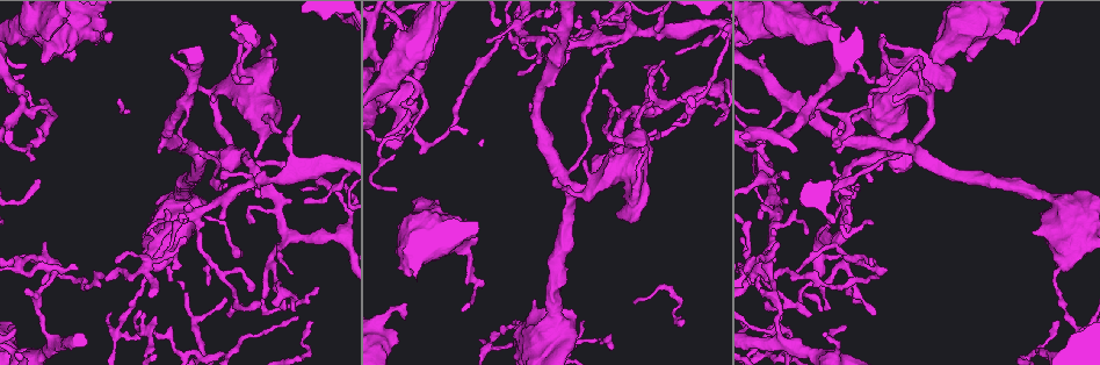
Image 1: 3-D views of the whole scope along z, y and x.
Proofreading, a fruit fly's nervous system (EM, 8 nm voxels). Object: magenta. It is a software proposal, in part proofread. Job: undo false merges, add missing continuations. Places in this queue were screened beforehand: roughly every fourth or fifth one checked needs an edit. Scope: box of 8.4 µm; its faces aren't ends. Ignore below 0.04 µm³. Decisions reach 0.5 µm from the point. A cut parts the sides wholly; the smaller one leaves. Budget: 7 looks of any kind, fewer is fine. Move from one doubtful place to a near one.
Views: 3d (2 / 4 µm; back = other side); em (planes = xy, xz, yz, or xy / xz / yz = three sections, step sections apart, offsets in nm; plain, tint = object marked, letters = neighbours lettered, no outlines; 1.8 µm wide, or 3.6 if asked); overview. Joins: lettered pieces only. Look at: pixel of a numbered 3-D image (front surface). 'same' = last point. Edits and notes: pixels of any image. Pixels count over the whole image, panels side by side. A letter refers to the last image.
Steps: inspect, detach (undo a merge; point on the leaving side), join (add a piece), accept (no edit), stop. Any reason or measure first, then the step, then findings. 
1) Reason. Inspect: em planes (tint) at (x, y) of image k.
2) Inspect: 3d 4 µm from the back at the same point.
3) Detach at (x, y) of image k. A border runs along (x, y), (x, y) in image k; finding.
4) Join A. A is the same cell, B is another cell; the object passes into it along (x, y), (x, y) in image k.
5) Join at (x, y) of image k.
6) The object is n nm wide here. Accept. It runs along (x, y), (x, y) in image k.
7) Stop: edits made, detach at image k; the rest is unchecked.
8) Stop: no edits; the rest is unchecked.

Branch stops here. Inspect: em 3.6 µm planes (letters) at (38, 130) of image 1.

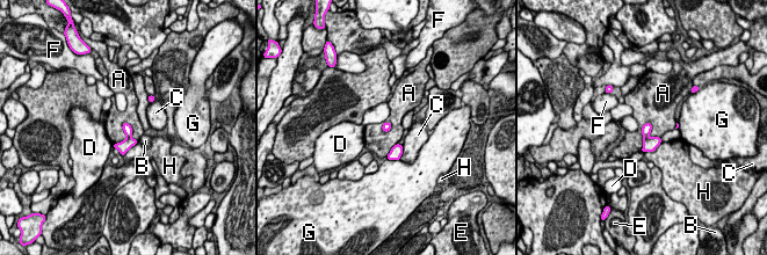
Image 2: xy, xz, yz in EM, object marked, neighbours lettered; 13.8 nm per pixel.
The object is 130 nm wide here. Accept. A, B, C, D, E, F, G and H are other cells; a border runs along (650, 122), (642, 126), (641, 150) in image 2; no lettered piece goes on from it.

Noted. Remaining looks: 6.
Free end. Inspect: 3d 2 µm at (932, 61) of image 1.

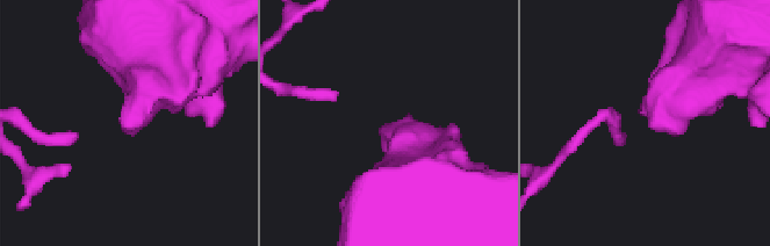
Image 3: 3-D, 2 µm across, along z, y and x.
Inspect: em xy step 8 (tint) at (126, 127) of image 3.

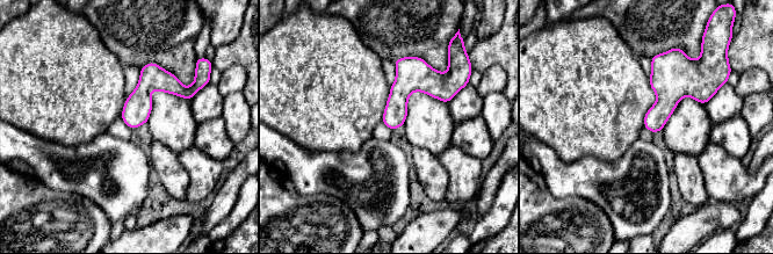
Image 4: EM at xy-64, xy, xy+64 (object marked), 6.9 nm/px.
Inspect: em xz step 8 (letters) at the same point.

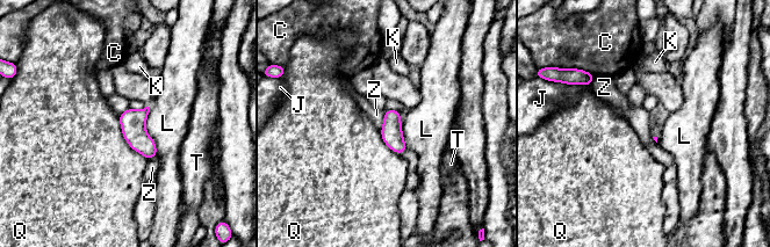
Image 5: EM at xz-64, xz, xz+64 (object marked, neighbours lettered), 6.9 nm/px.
The longest contact is with Q, 380 nm. Accept. C, J, K, L, Q, T and Z are other cells; a border runs along (384, 110), (380, 131) in image 5; none of them fits.

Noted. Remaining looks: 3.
Three-way junction. Inspect: 3d 2 µm at (245, 156) of image 1.

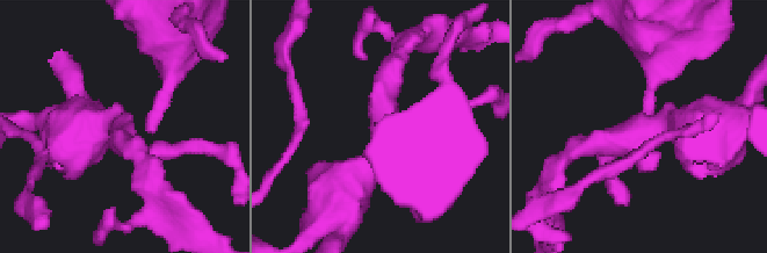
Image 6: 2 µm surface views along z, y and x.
Inspect: em planes (letters) at (644, 127) of image 6.

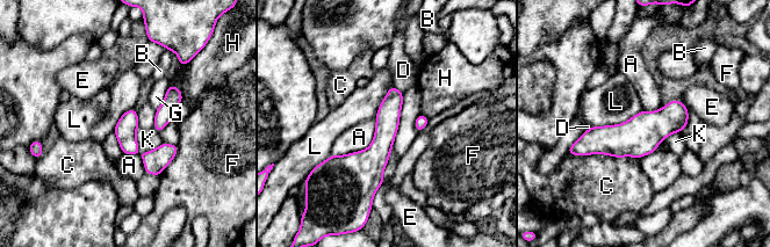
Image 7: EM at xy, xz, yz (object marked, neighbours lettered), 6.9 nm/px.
Accept. A, B, C, D, E, F, G, H, K and L are other cells; a border runs along (135, 131), (141, 153), (163, 143) in image 7; one cell here.

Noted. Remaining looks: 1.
Stop: no edits; the rest is unchecked.

